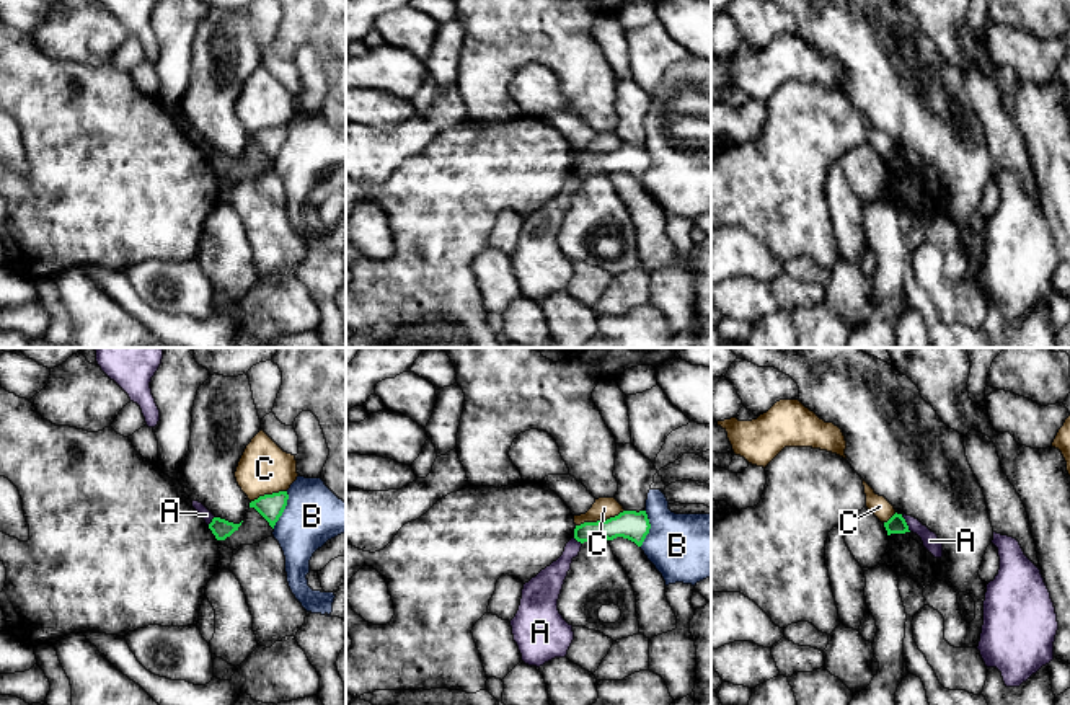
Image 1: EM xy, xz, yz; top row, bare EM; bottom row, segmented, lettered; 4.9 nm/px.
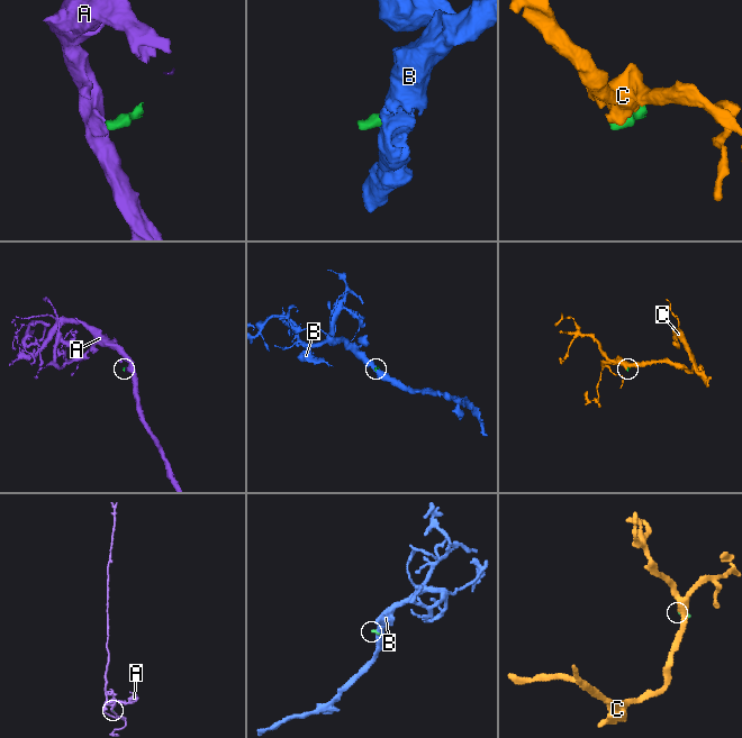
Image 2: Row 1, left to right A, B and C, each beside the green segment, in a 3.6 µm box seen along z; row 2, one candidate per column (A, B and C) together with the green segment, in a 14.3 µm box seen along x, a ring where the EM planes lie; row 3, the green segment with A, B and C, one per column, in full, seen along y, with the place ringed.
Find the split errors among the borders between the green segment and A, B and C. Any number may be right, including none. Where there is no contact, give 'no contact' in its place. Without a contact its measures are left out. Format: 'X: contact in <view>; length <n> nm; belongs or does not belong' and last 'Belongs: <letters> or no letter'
A: contact in yz; length 90 nm; does not belong
B: contact in xy; length 200 nm; does not belong
C: contact in xz; length 260 nm; does not belong
Belongs: no letter

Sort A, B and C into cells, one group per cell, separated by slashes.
A / B / C

